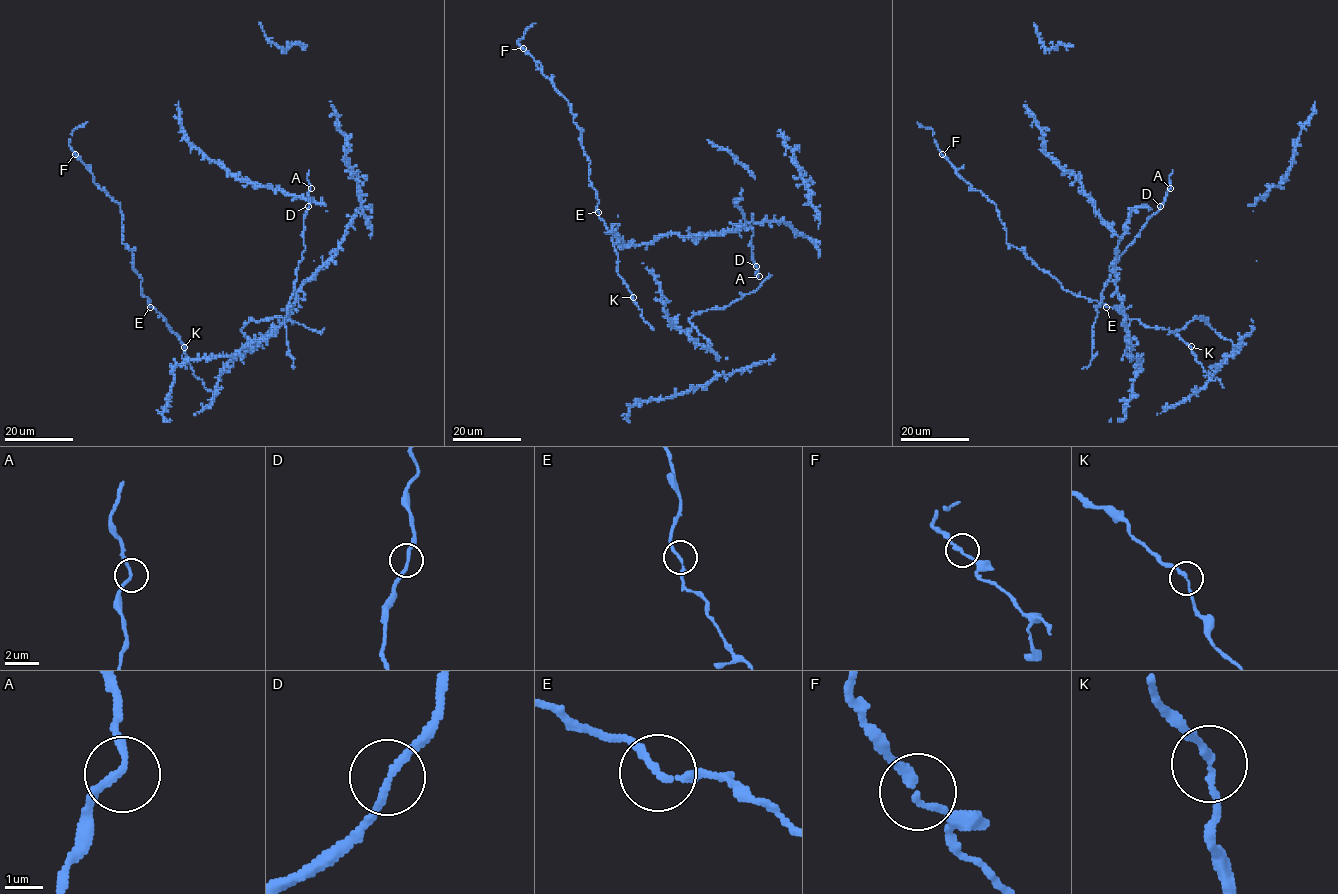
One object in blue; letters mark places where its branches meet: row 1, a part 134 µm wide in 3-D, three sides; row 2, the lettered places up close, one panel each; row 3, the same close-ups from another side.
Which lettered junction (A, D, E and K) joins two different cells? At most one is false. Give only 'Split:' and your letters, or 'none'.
Split: none

